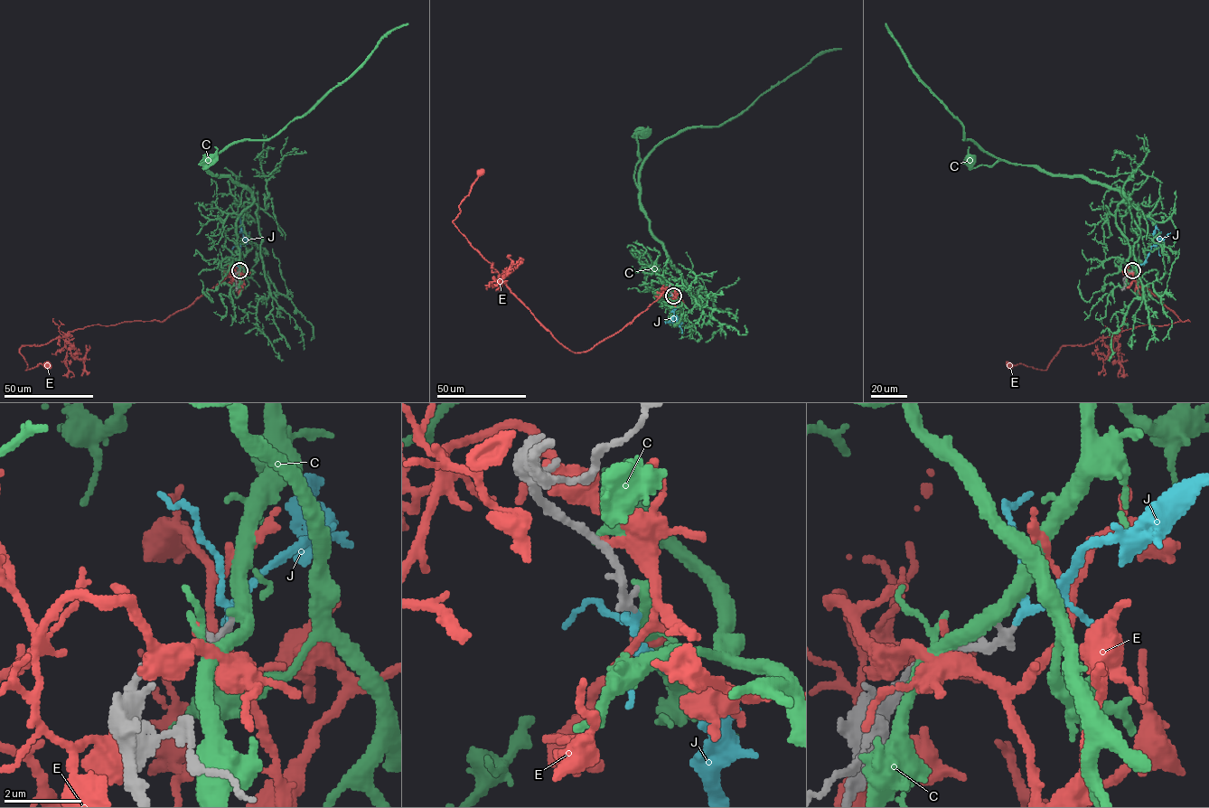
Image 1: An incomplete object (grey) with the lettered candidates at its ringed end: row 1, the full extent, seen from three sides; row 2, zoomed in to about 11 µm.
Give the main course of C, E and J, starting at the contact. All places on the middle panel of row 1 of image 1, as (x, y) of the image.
C: (672, 295), (675, 298), (670, 278), (687, 285), (650, 230), (635, 182), (637, 135), (644, 132)
E: (671, 292), (665, 287), (632, 321), (588, 350), (576, 352), (565, 347), (453, 222), (479, 172)
J: (672, 295), (677, 307), (670, 320), (673, 321), (677, 316), (681, 333)

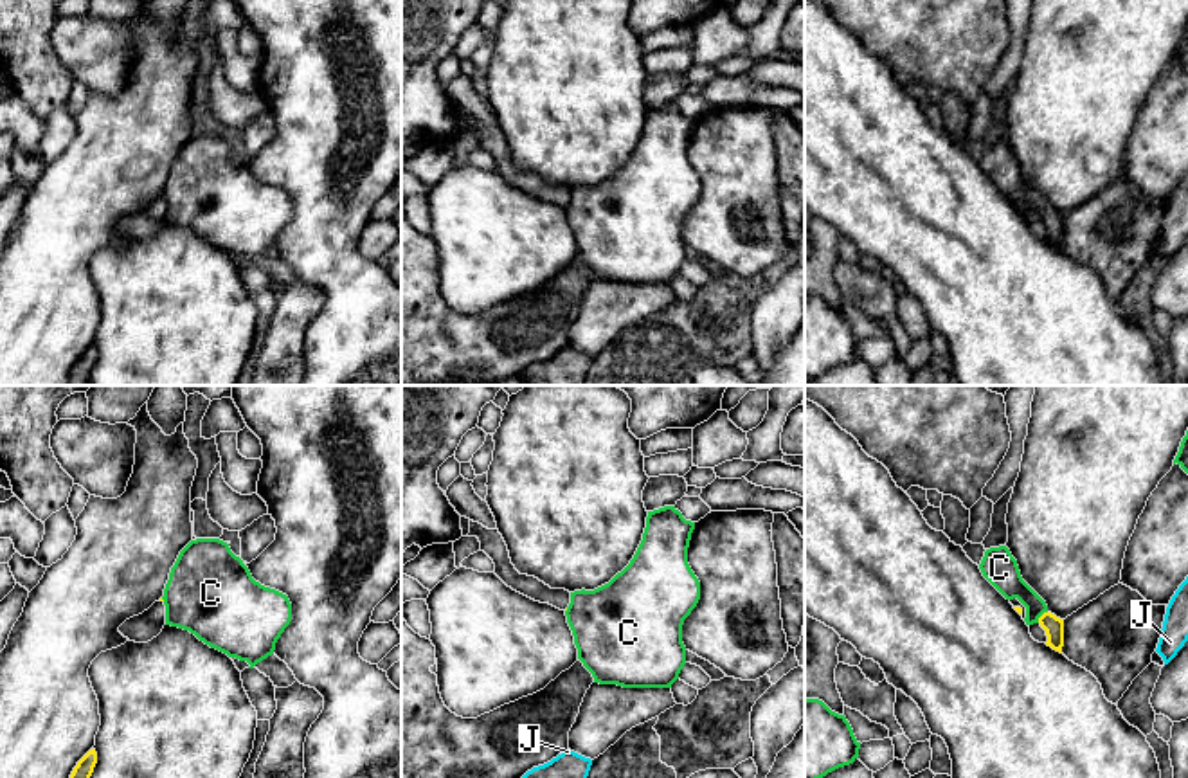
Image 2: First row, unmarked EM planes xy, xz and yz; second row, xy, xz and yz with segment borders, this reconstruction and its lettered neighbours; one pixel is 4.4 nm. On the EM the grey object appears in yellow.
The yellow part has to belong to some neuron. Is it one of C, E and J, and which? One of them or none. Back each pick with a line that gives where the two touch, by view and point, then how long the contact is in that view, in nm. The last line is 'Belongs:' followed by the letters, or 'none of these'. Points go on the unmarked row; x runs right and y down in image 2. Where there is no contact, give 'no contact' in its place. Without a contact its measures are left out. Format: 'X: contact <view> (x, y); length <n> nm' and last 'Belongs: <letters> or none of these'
J: no contact
Belongs: J

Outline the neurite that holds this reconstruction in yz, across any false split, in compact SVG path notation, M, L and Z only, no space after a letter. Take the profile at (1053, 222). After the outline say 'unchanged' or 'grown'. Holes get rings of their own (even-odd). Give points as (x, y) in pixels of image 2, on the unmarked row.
M1044 209L1039 214L1040 223L1046 227L1046 241L1062 250L1064 243L1064 216L1057 214L1051 209Z; unchanged

